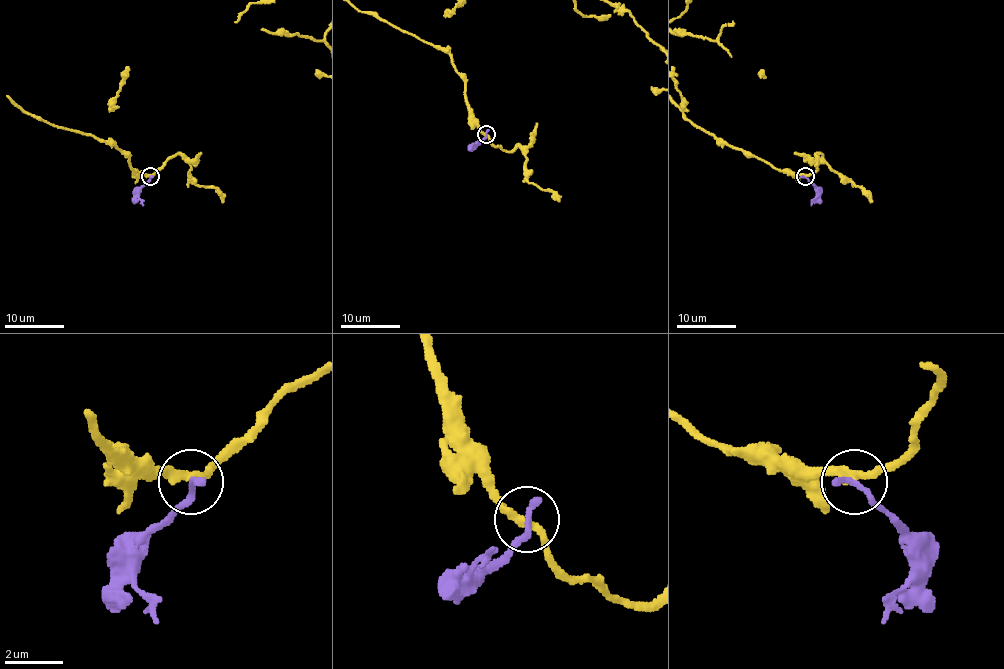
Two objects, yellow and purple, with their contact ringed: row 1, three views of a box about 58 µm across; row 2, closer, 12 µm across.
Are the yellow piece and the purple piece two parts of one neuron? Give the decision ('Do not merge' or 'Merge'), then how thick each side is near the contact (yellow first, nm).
Do not merge. Thickness 280 nm (yellow) against 280 nm

